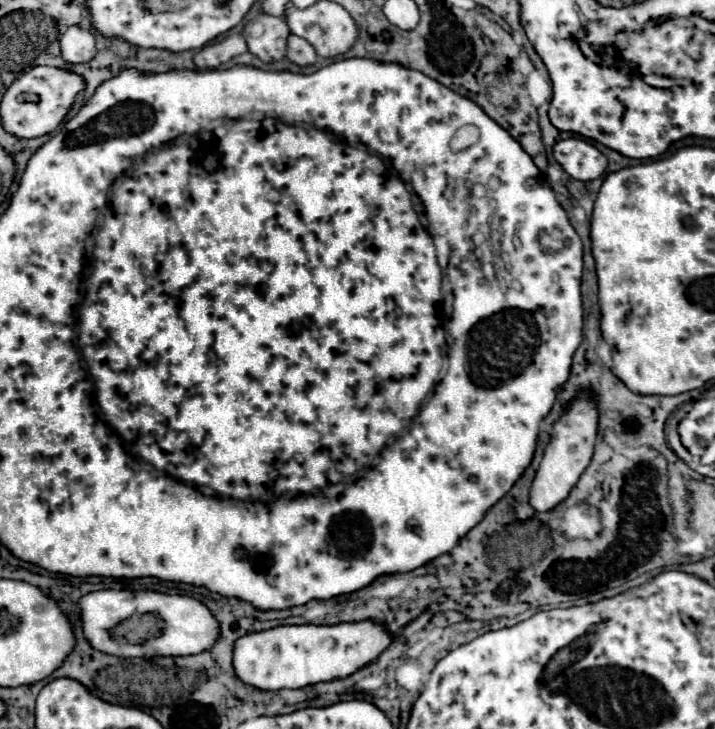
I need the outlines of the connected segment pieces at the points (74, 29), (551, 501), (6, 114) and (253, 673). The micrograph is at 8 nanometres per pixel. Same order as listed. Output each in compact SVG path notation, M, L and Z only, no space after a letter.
M71 26L61 38L61 56L71 64L93 60L97 56L93 32L81 26Z
M583 392L577 396L577 400L573 400L573 404L569 404L563 416L553 424L551 440L545 448L541 466L531 484L531 506L535 510L539 512L551 510L569 496L571 488L577 484L579 476L591 462L595 440L597 440L597 408L593 408L591 392Z
M35 66L17 78L1 100L3 128L17 138L37 138L51 134L75 104L75 96L85 90L85 78L63 68Z
M361 620L361 622L341 622L335 626L277 626L263 632L253 632L235 642L233 652L233 666L235 674L245 682L259 690L281 690L281 688L305 688L319 682L331 682L349 678L353 672L365 668L365 664L371 664L379 658L383 650L389 646L389 632L385 624L373 624L373 620Z

